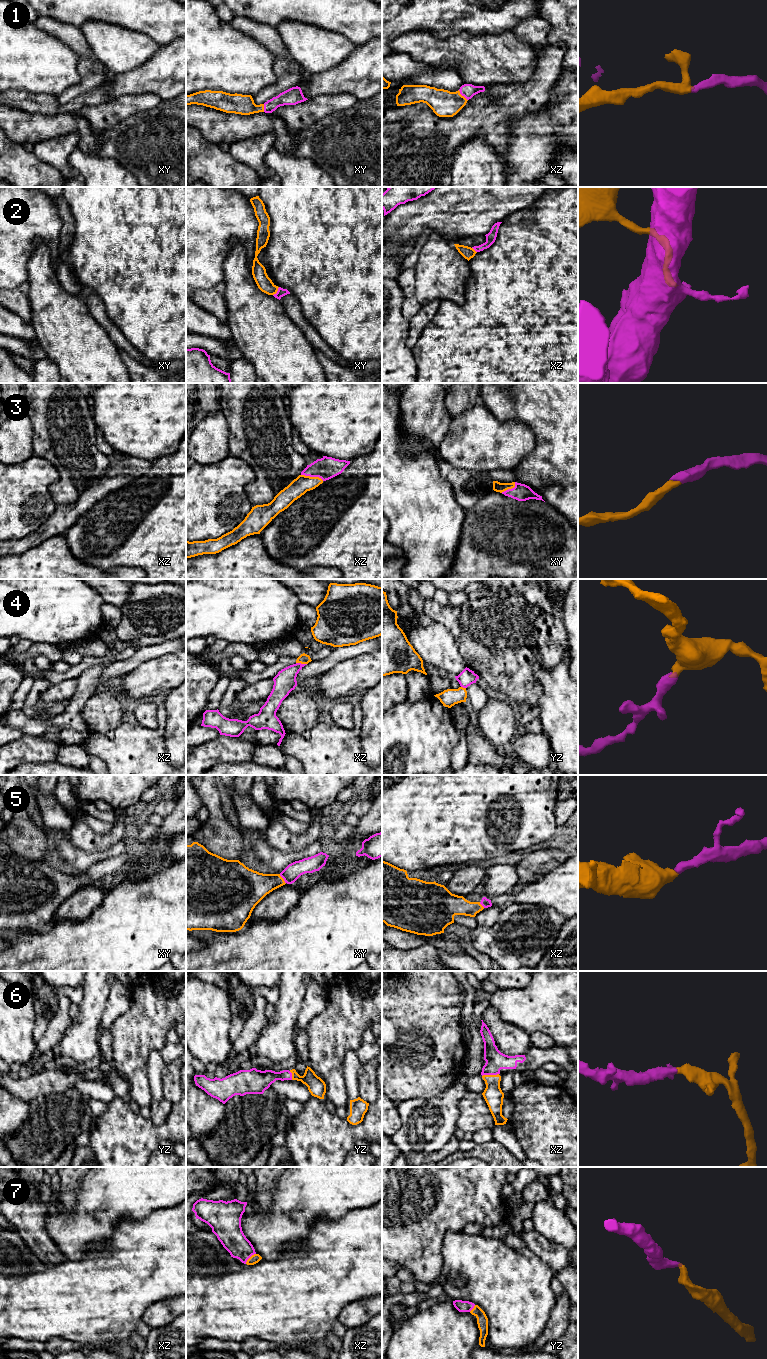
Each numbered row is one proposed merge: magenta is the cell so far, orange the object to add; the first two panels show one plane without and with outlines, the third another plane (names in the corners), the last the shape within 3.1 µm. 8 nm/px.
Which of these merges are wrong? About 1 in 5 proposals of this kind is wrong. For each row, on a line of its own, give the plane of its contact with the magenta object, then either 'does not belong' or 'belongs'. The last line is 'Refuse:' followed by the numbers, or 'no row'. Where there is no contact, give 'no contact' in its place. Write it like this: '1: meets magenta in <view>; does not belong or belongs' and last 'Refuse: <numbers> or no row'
1: meets magenta in xz; belongs
2: meets magenta in xy; does not belong
3: meets magenta in xz; belongs
4: meets magenta in xz; does not belong
5: meets magenta in xy; belongs
6: meets magenta in xz; belongs
7: meets magenta in xz; belongs
Refuse: 2, 4

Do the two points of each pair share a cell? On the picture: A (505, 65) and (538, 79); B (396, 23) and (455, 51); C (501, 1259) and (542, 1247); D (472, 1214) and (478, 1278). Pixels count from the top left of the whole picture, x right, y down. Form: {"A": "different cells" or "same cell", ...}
{"A": "different cells", "B": "different cells", "C": "different cells", "D": "different cells"}

